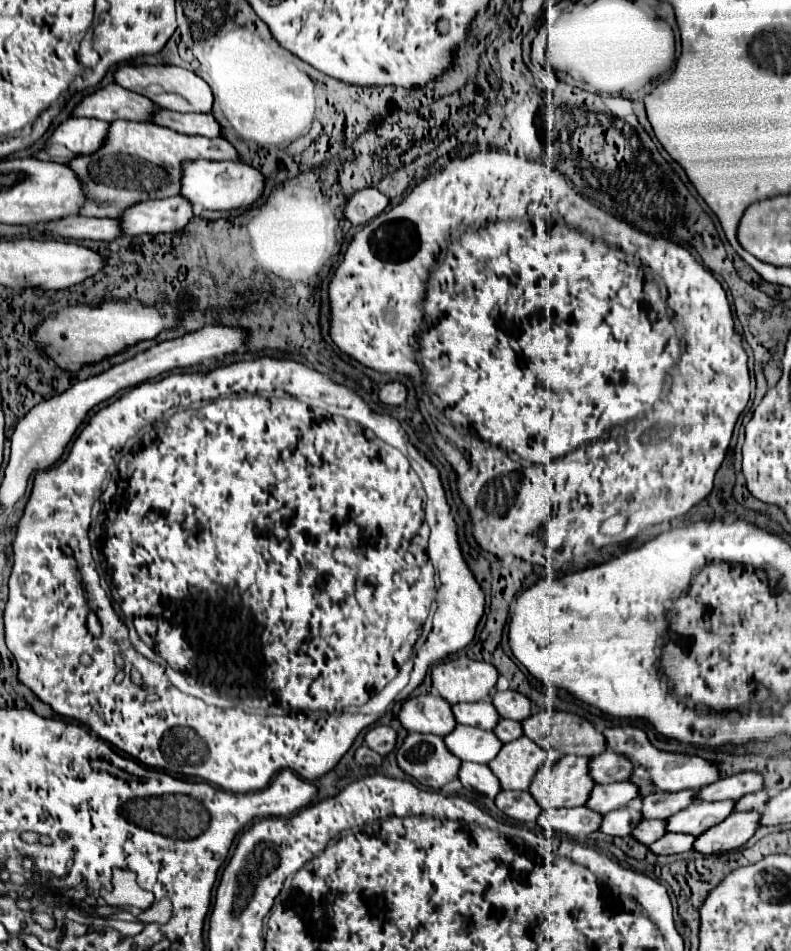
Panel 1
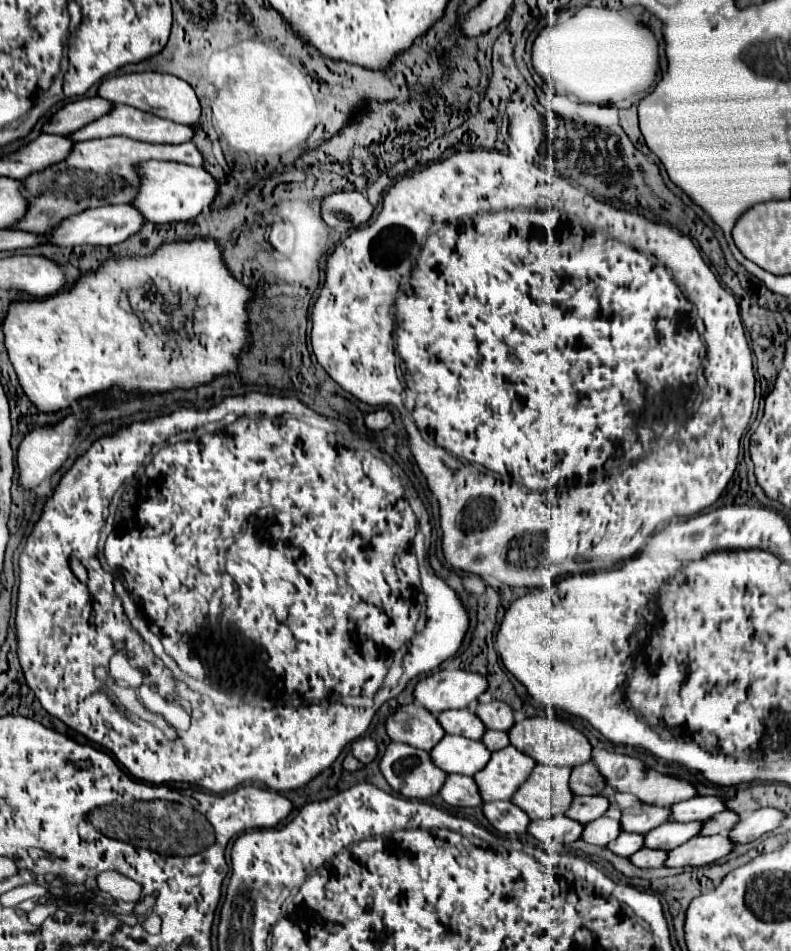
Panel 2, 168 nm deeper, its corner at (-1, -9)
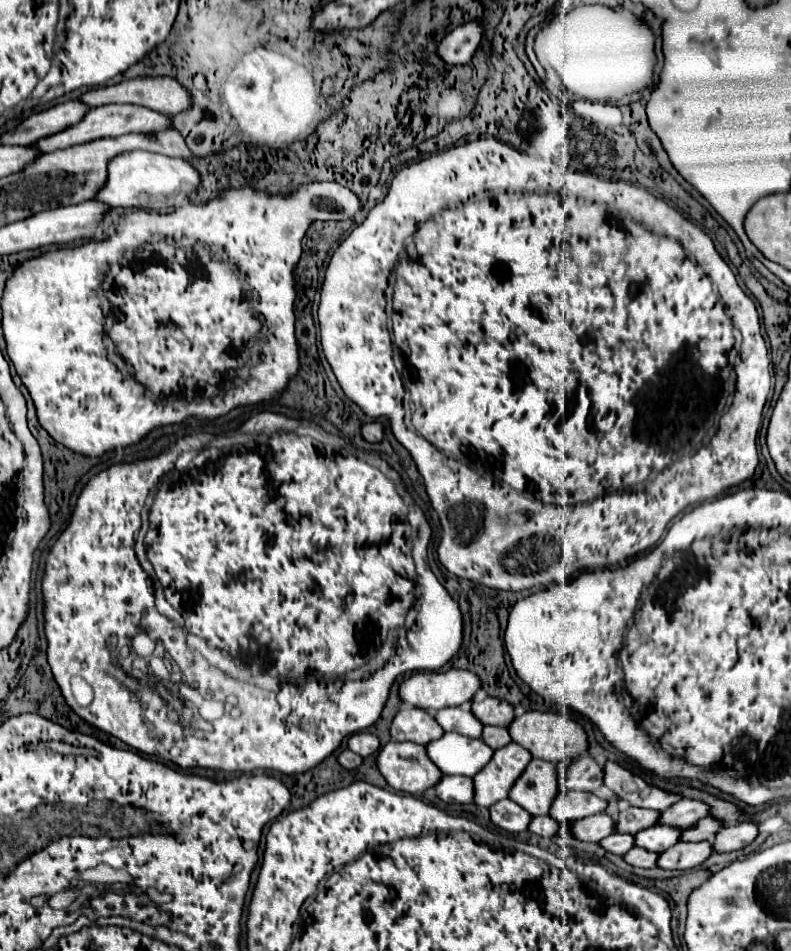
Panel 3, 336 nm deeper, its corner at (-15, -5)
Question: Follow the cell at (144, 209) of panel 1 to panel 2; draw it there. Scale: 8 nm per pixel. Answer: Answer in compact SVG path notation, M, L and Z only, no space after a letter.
M108 205L108 207L96 207L96 209L88 209L82 211L80 215L74 215L70 219L66 219L62 223L62 227L54 229L50 239L54 245L62 245L62 247L72 247L72 245L118 245L126 239L130 239L134 233L138 233L142 229L142 225L146 223L146 219L142 219L142 213L138 209L134 209L132 205Z

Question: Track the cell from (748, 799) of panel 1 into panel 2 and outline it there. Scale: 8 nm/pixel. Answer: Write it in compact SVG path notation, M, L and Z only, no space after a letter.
M730 809L722 811L704 823L704 829L700 835L726 835L730 833L730 829L734 829L738 819L740 817L736 811L730 811Z

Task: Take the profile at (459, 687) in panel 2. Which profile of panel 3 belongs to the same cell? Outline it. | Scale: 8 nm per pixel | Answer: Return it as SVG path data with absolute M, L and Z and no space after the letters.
M448 669L434 673L412 673L398 685L398 697L424 711L438 711L472 701L480 689L480 679L464 669Z

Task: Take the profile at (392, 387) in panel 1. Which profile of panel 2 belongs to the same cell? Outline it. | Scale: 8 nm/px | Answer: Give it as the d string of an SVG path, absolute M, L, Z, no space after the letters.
M376 409L376 411L366 415L366 427L372 429L372 431L386 429L392 421L394 421L394 417L392 417L392 413L388 409Z

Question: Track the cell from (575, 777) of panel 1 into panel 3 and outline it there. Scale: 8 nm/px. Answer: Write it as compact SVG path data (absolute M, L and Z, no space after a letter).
M532 759L512 785L508 797L530 815L548 815L558 791L556 765L542 759Z

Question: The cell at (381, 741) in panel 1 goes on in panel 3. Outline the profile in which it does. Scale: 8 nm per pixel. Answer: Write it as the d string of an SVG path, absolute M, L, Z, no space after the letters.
M360 731L348 739L348 749L358 753L360 757L368 757L380 749L380 741L376 735L372 735L368 731Z

